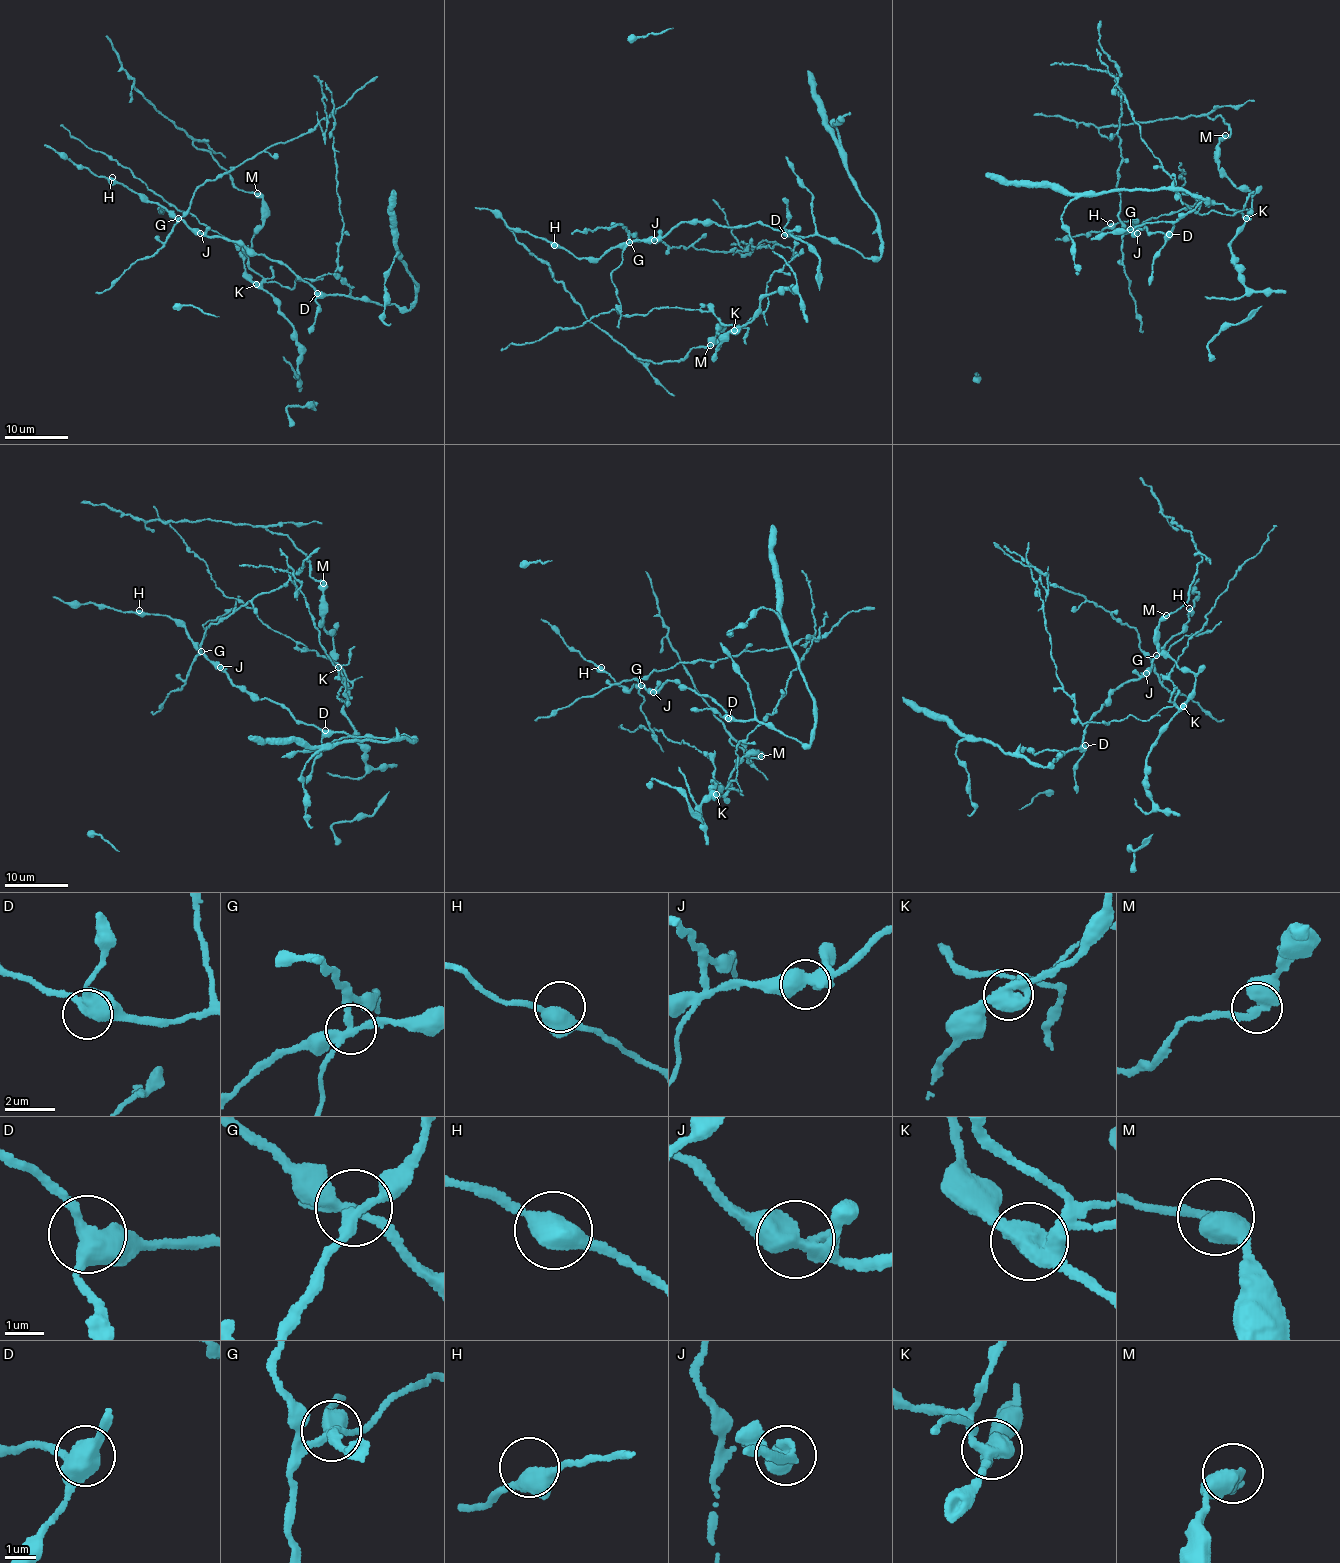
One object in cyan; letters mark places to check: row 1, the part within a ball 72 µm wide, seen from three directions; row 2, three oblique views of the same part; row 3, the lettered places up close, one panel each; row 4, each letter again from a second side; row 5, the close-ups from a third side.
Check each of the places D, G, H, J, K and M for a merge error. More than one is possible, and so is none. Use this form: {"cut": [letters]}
{"cut": ["G", "K", "M"]}

